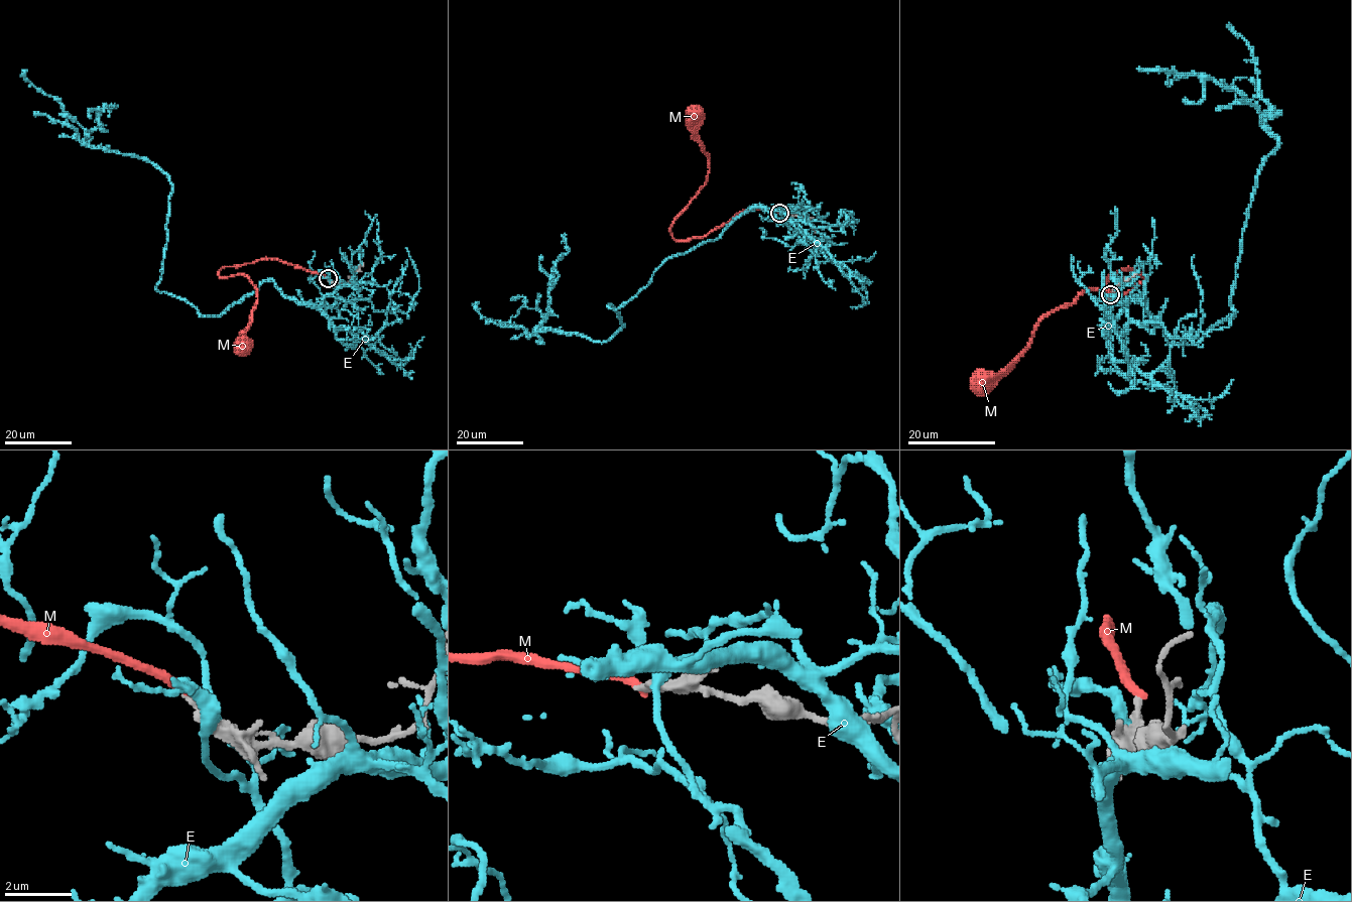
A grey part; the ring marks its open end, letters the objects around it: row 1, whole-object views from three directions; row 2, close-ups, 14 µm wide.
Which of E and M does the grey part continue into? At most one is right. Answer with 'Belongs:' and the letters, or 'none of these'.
Belongs: none of these

